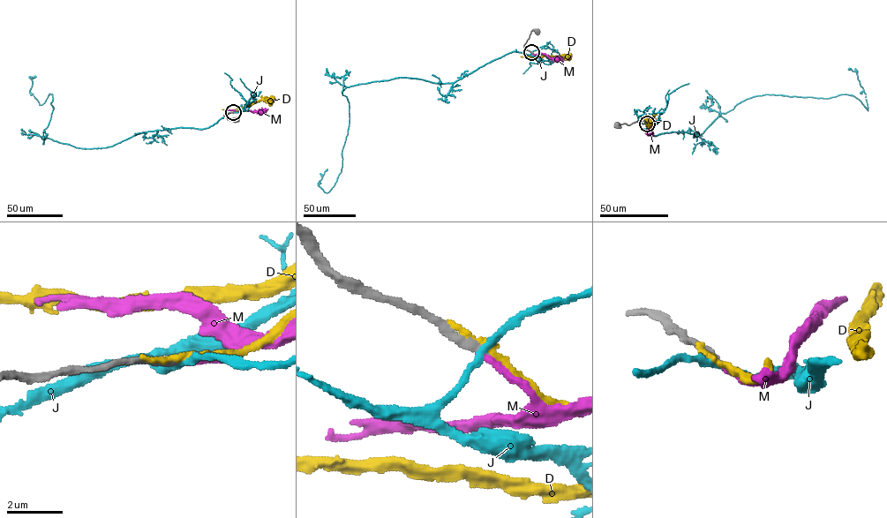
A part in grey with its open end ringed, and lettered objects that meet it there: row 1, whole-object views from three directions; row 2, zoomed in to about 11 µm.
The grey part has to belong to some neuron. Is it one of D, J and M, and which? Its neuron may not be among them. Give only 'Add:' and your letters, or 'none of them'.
Add: M

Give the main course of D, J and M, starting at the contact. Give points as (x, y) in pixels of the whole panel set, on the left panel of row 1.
D: (232, 112), (261, 100), (274, 100)
J: (233, 112), (201, 129), (145, 131), (78, 148), (44, 137), (52, 94), (39, 104), (30, 90), (36, 77)
M: (233, 112), (268, 108)

